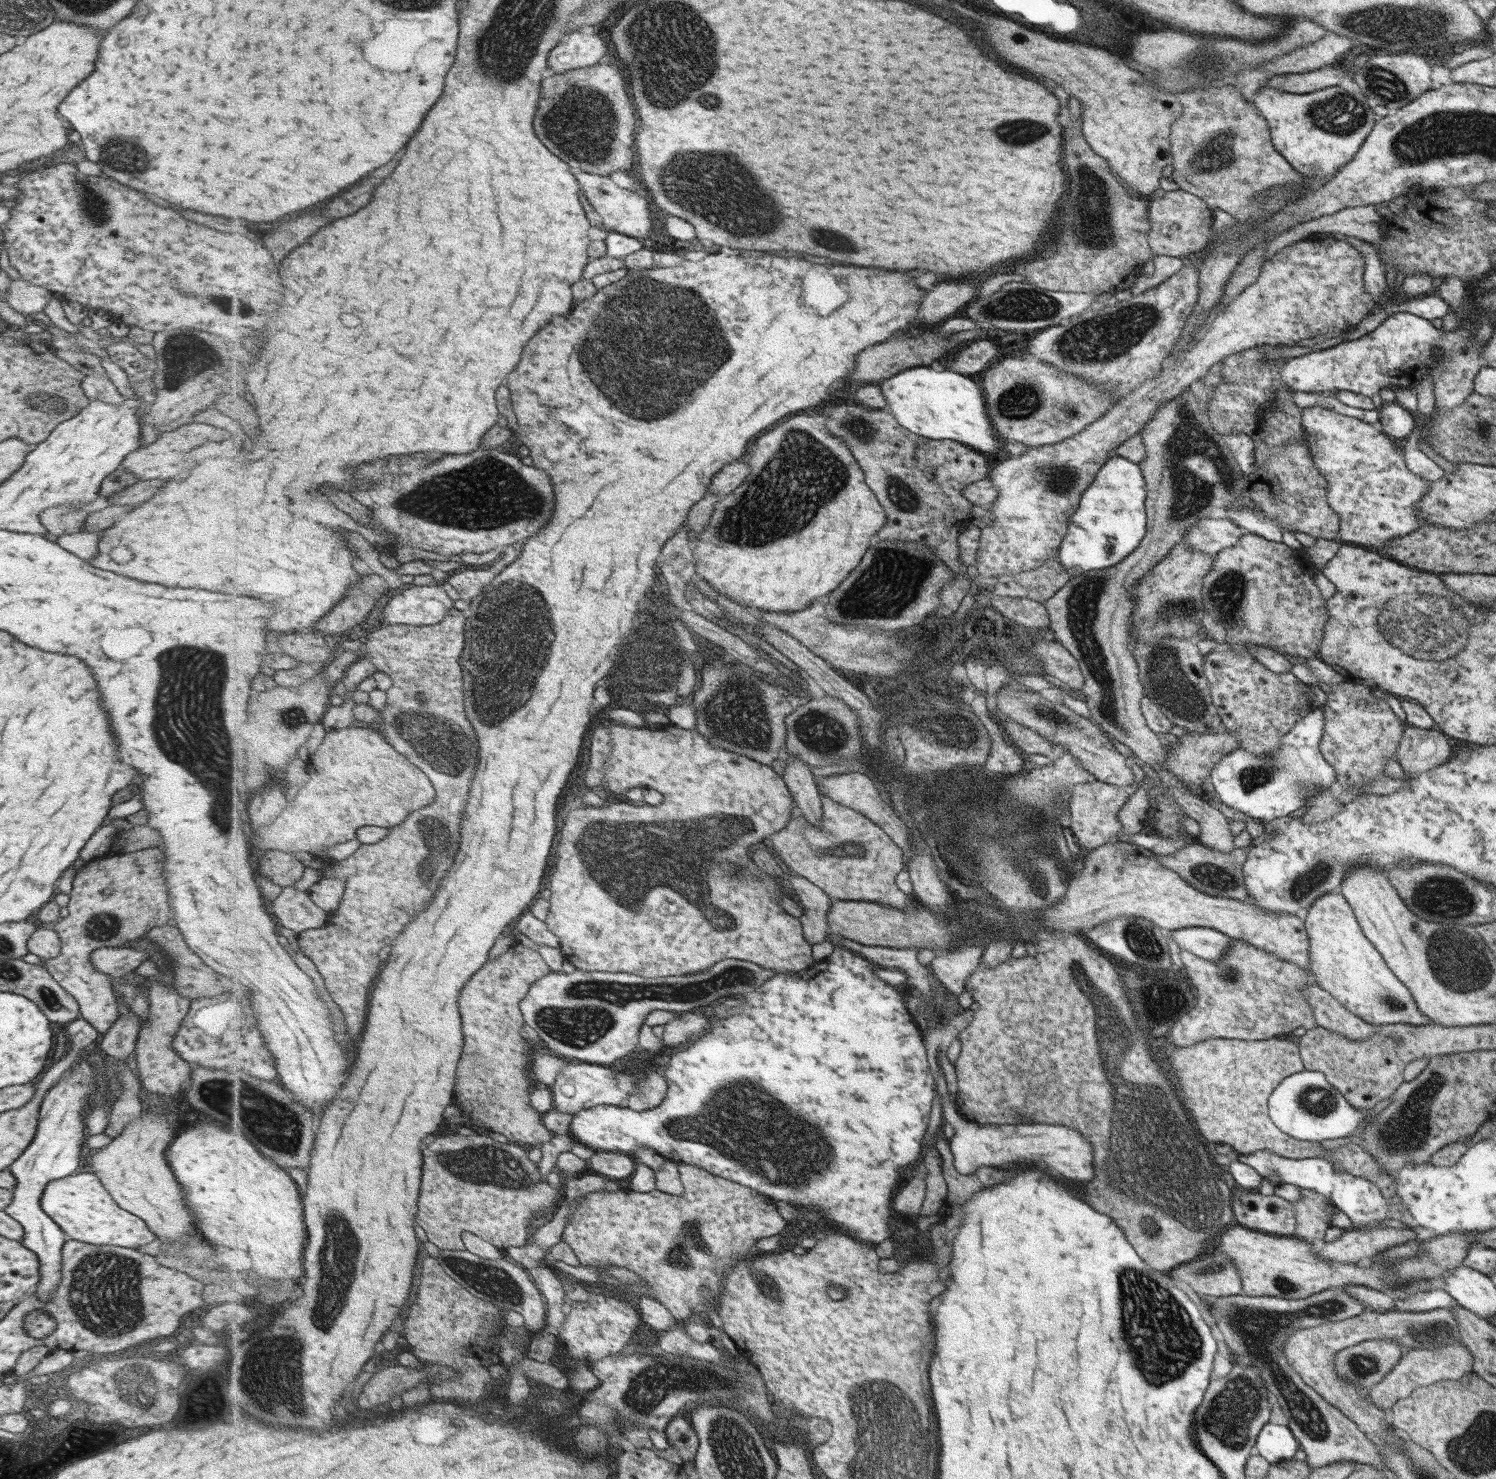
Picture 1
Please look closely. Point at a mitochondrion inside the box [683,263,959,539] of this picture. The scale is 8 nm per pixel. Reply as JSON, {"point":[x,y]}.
{"point":[900,494]}

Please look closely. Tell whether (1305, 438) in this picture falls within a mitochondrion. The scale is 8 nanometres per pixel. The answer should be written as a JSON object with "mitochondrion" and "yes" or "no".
{"mitochondrion":"no"}

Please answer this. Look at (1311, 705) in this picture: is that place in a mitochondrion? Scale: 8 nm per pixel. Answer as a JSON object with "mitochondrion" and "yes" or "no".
{"mitochondrion":"no"}

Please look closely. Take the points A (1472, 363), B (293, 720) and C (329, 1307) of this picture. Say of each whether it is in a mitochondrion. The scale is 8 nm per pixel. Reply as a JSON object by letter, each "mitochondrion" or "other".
{"A":"other","B":"mitochondrion","C":"mitochondrion"}

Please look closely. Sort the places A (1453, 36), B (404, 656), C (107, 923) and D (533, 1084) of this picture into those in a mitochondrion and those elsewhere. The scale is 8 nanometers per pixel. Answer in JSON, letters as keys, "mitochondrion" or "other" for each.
{"A":"mitochondrion","B":"other","C":"mitochondrion","D":"other"}

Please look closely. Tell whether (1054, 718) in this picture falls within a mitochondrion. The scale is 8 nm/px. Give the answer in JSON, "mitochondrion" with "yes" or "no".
{"mitochondrion":"yes"}

